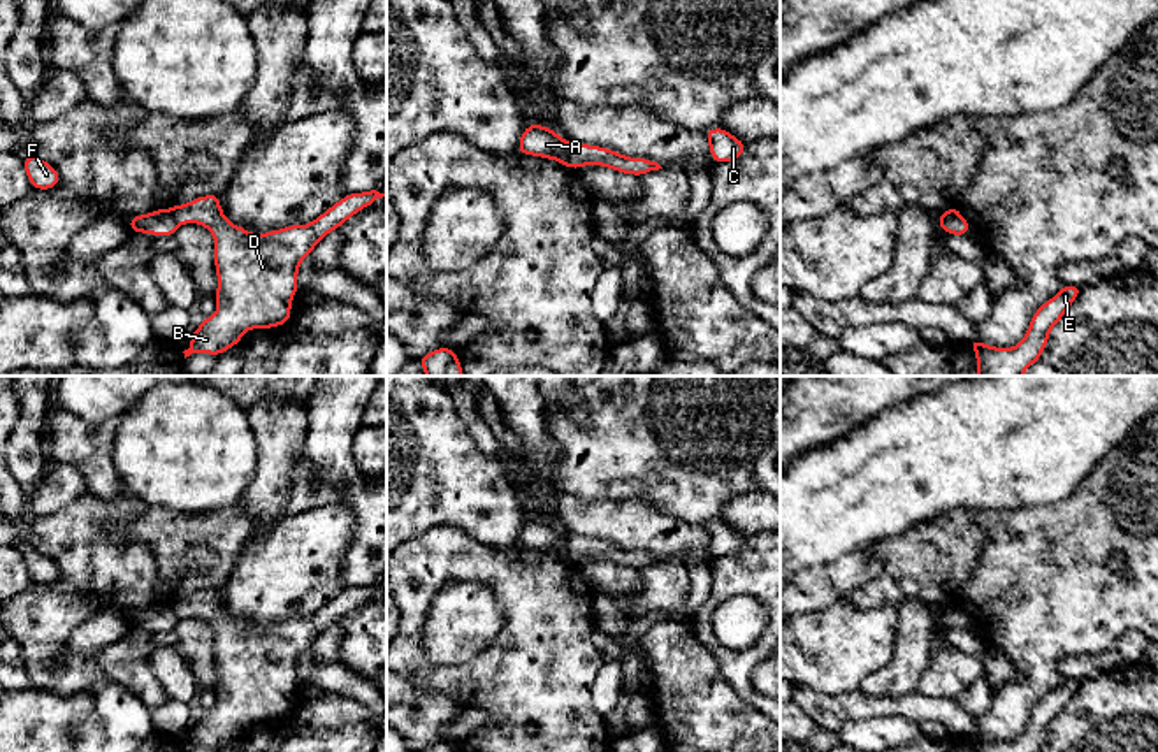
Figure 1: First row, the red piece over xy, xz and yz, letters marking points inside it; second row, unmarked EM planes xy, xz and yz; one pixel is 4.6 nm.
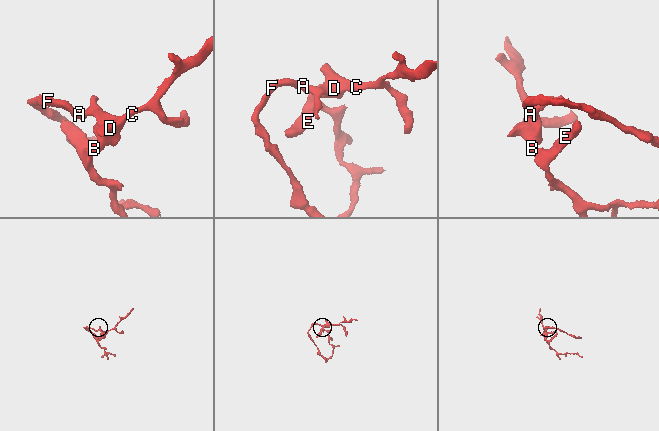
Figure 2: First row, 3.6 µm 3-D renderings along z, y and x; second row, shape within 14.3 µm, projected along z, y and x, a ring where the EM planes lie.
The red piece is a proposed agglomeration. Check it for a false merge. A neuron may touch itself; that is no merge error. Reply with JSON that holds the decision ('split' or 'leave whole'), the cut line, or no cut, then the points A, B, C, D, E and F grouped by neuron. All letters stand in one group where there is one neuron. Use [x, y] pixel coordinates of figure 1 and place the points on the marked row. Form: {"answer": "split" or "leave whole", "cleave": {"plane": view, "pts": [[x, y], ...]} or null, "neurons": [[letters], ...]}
{"answer": "split", "cleave": {"plane": "xz", "pts": [[564, 141], [570, 166]]}, "neurons": [["A", "F"], ["B", "C", "D", "E"]]}

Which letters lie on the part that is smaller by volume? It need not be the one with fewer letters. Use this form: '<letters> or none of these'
A, F

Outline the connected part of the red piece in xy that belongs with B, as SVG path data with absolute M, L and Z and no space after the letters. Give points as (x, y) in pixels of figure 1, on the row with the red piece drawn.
M376 190L350 193L308 225L260 235L227 220L220 193L170 207L177 225L199 223L214 237L218 309L192 334L185 358L192 353L221 355L239 344L246 330L288 323L300 262L329 232L381 197L387 193Z

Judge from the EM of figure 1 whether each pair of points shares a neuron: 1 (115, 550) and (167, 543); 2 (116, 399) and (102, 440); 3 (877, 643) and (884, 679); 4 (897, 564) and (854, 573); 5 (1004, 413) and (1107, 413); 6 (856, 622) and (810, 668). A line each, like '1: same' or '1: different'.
1: different
2: different
3: different
4: different
5: same
6: same

